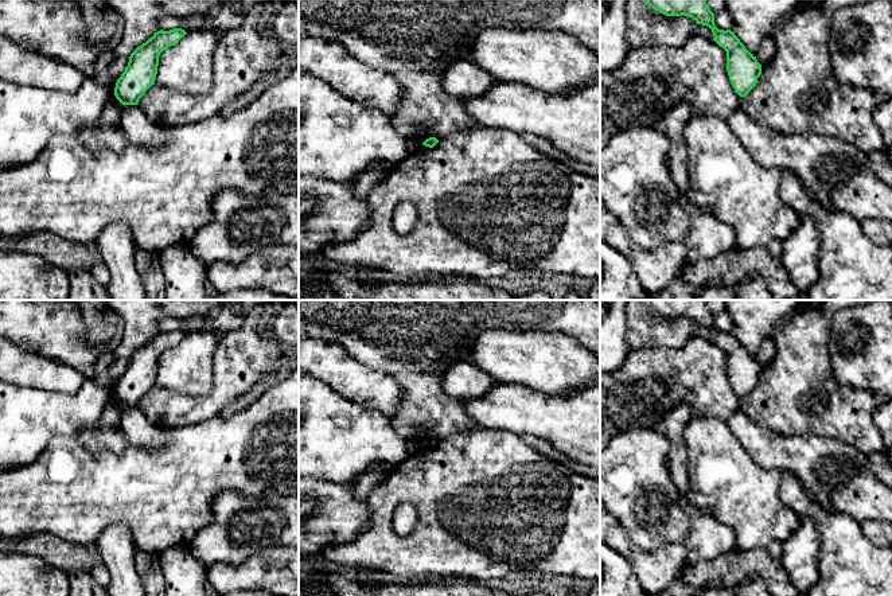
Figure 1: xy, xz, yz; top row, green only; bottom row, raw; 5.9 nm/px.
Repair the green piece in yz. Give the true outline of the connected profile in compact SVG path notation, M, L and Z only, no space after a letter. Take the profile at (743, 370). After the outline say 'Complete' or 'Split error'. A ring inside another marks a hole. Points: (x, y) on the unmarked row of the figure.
M640 300L666 318L687 318L713 334L713 342L727 352L727 373L735 393L745 398L757 385L761 366L731 331L718 331L706 300Z. Complete

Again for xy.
M182 330L160 331L131 355L128 367L114 389L114 397L120 405L139 405L145 393L155 386L160 355L179 344L186 335Z. Complete

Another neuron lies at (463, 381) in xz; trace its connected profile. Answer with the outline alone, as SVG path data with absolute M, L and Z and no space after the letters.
M470 361L453 365L441 378L444 392L455 400L480 398L498 382Z

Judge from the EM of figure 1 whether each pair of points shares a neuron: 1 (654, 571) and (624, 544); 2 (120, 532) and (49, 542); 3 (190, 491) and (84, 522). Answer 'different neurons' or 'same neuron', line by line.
1: same neuron
2: same neuron
3: same neuron

